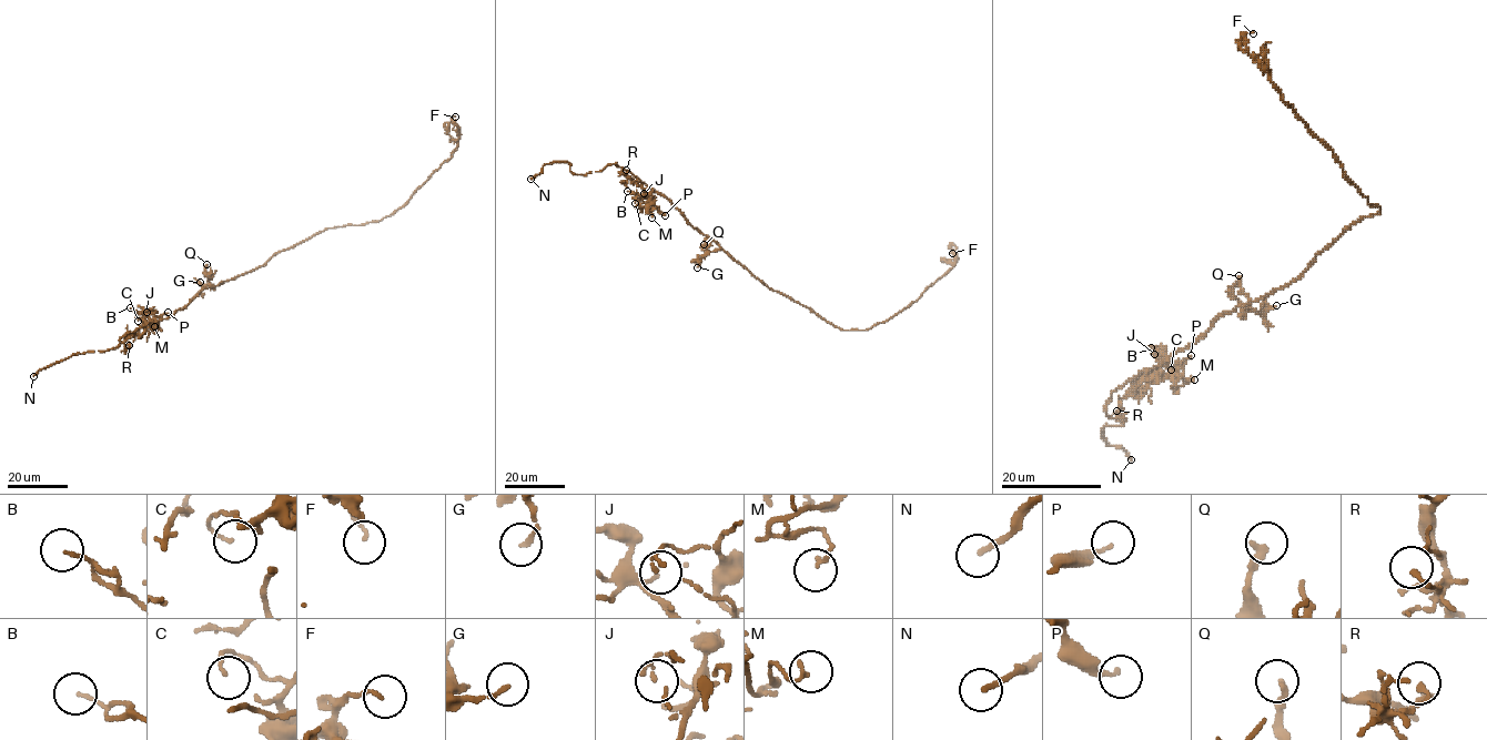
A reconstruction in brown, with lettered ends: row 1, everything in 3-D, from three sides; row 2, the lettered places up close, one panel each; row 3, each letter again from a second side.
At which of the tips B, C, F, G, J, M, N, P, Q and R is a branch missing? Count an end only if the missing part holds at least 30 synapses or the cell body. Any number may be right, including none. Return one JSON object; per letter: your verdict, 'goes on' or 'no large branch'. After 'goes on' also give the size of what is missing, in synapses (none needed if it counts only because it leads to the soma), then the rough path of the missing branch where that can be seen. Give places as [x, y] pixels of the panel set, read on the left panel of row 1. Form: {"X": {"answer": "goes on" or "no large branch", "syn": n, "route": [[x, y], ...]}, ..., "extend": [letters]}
{"B": {"answer": "no large branch"}, "C": {"answer": "no large branch"}, "F": {"answer": "no large branch"}, "G": {"answer": "no large branch"}, "J": {"answer": "no large branch"}, "M": {"answer": "no large branch"}, "N": {"answer": "goes on", "route": [[33, 376], [7, 381]]}, "P": {"answer": "no large branch"}, "Q": {"answer": "no large branch"}, "R": {"answer": "no large branch"}, "extend": ["N"]}

